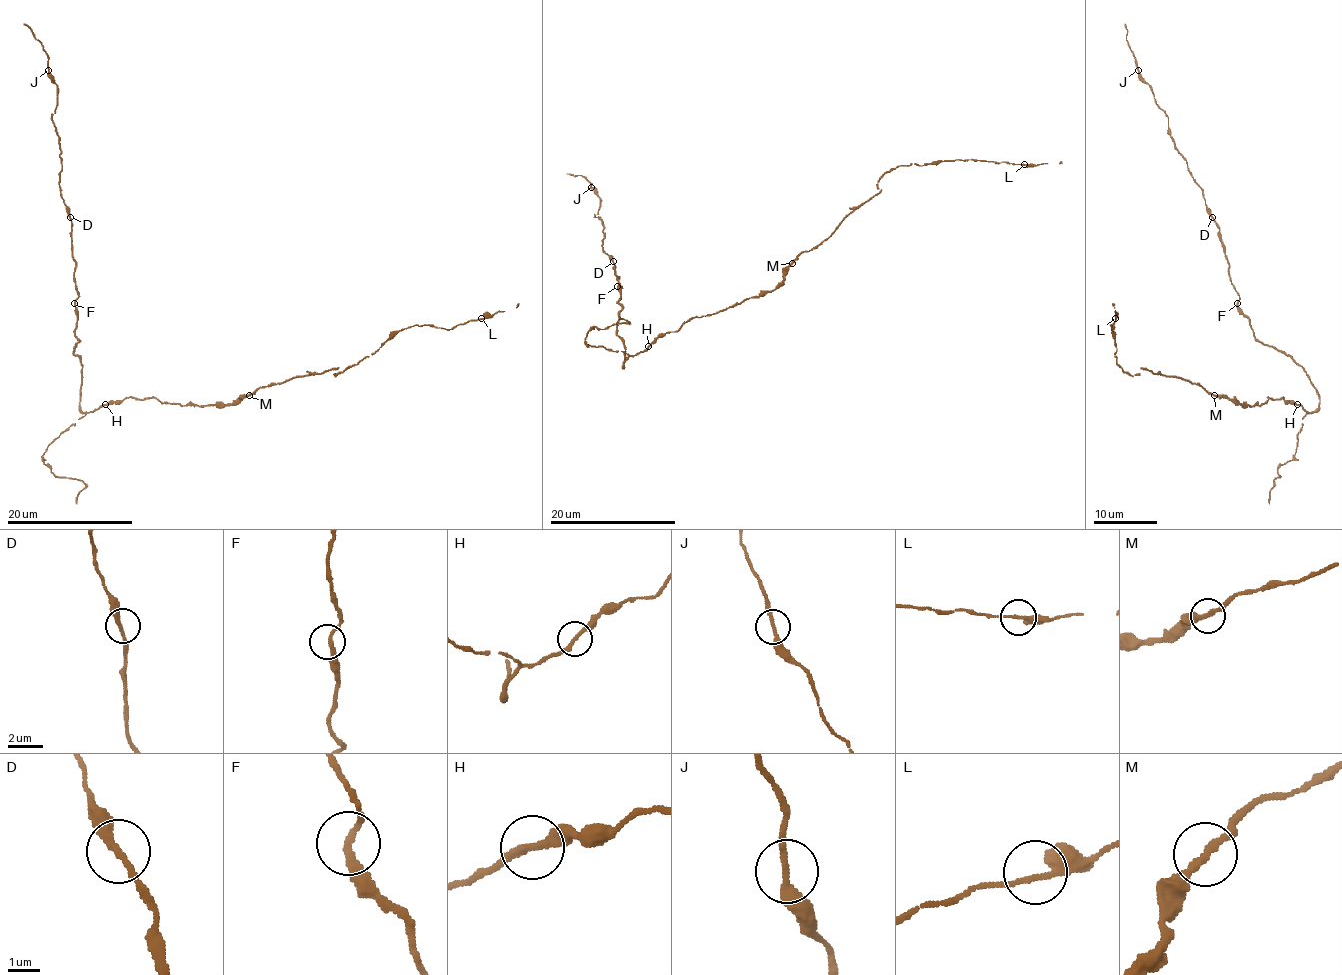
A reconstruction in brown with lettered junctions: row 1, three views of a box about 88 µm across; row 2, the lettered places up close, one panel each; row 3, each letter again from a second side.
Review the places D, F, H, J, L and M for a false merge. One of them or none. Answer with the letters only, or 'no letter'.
no letter

